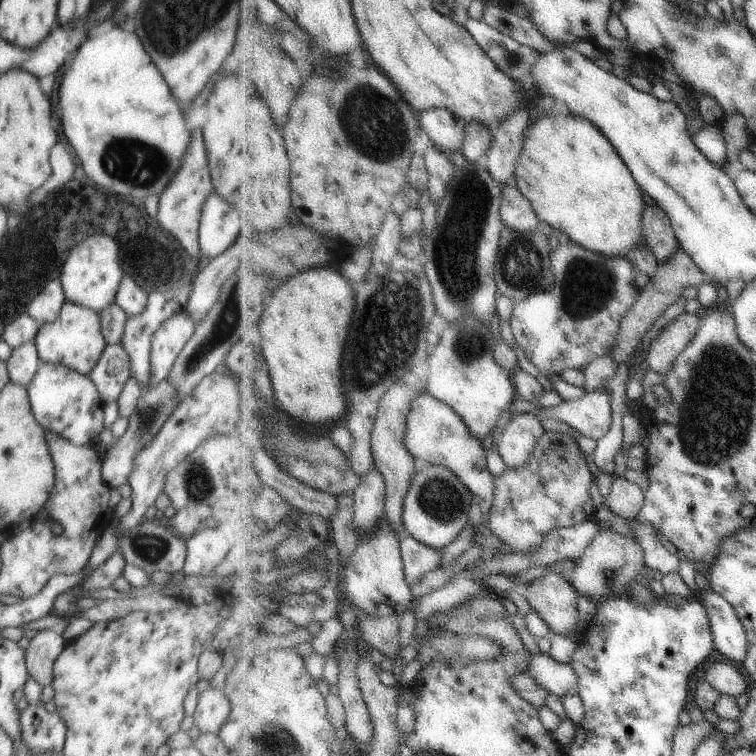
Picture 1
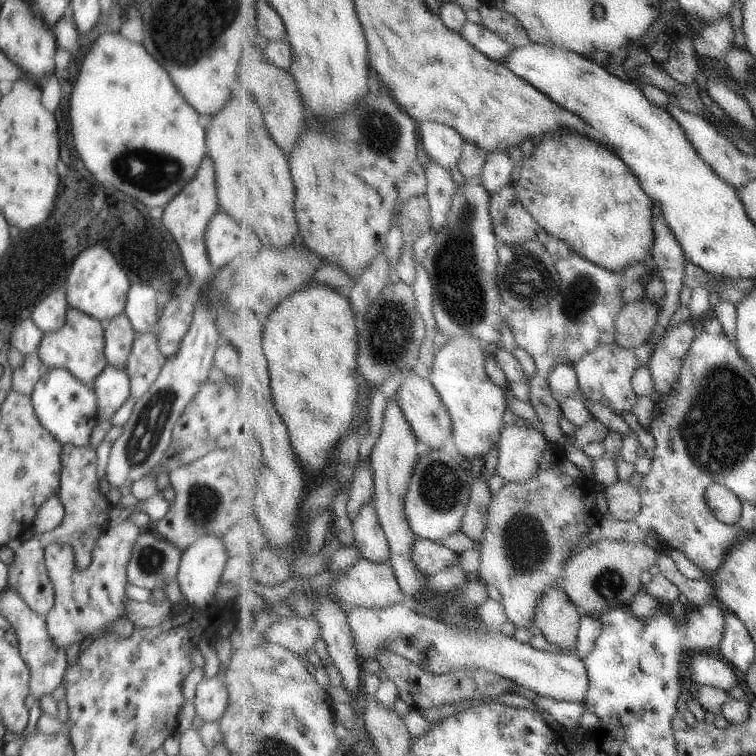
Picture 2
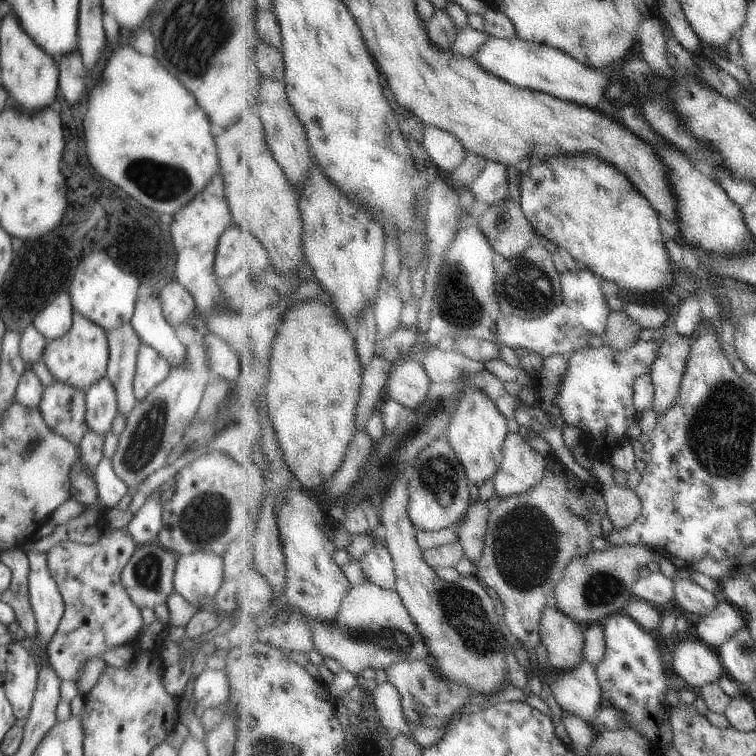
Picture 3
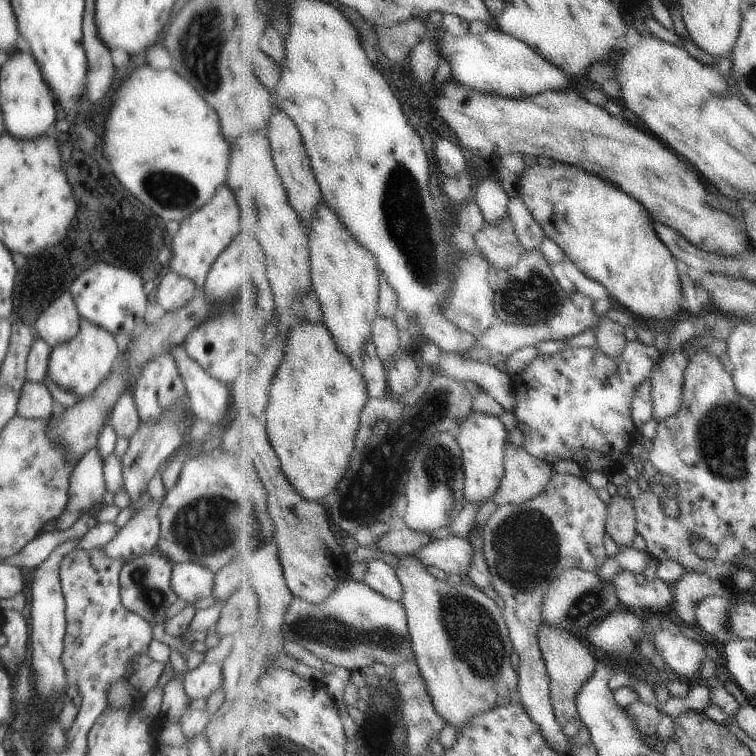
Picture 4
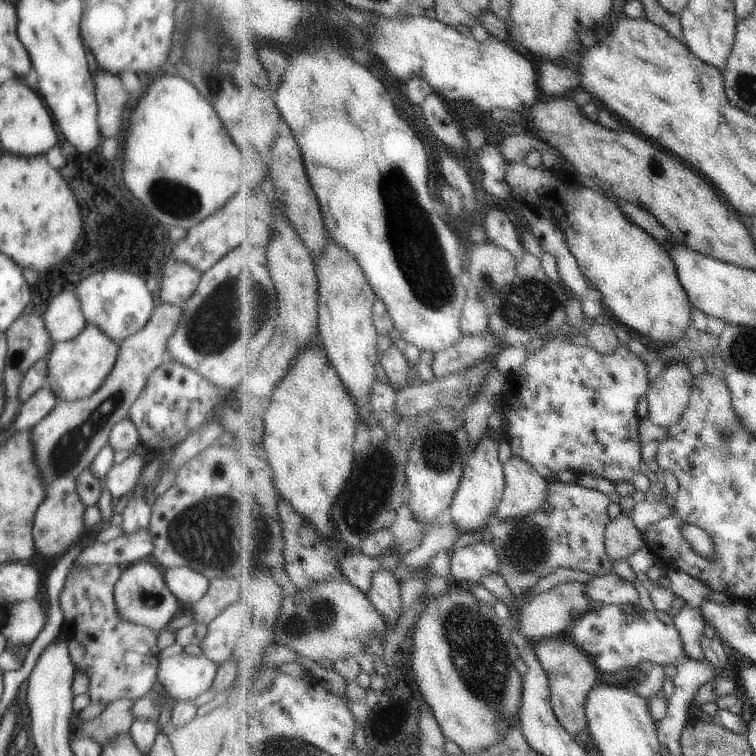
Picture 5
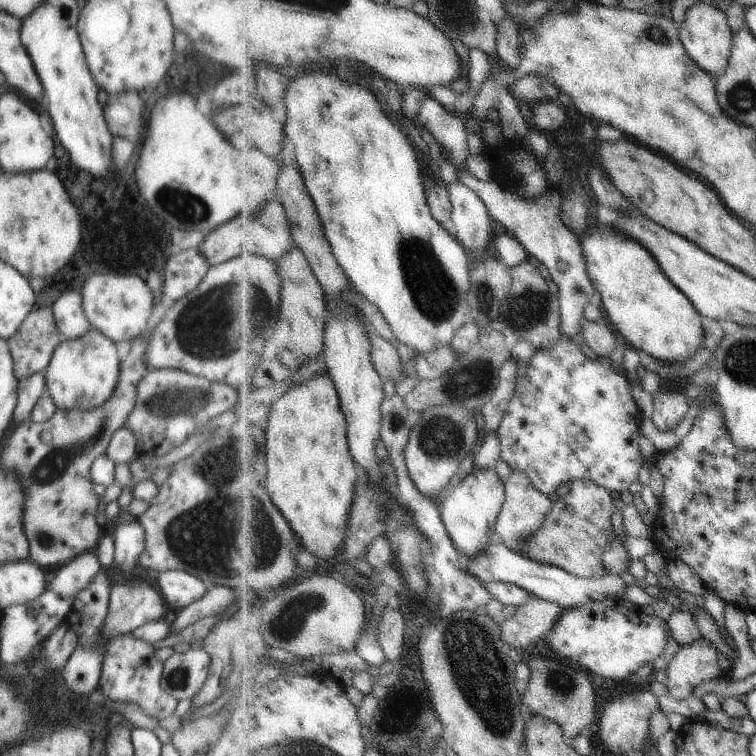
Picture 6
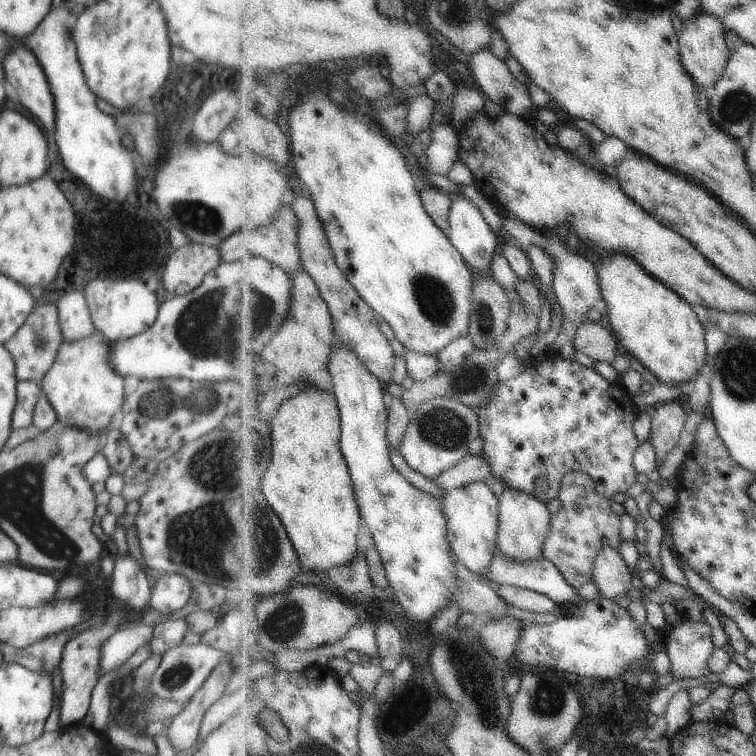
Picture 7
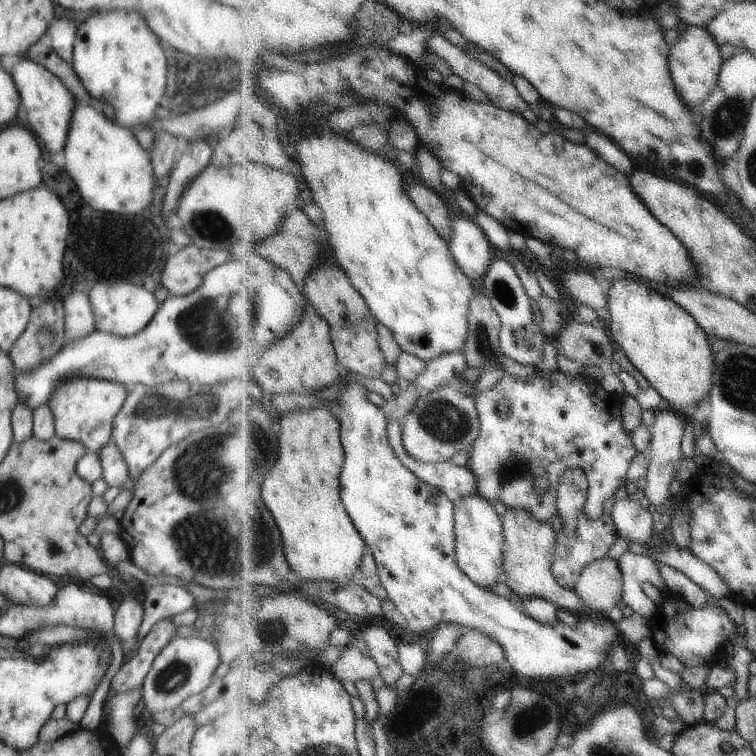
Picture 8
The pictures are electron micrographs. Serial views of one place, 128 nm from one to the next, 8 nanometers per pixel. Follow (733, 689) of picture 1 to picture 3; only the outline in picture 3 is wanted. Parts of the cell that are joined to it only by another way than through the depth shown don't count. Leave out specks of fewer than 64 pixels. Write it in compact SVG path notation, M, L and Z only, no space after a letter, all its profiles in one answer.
M694 635L681 642L675 649L674 666L678 674L691 690L698 691L711 683L717 683L724 674L720 670L718 656L704 646L704 642Z

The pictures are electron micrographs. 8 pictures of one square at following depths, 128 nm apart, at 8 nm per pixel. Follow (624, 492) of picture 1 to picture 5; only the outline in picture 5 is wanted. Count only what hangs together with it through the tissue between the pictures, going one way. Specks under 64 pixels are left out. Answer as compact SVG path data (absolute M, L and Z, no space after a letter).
M622 512L618 518L611 518L607 530L607 548L614 561L629 561L644 546L648 546L647 534L638 528L633 516Z

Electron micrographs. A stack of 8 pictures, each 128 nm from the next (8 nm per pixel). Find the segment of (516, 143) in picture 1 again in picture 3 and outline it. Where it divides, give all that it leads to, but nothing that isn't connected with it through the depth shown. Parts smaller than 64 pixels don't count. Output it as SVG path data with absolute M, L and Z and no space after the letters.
M490 161L482 175L473 185L475 197L489 207L501 204L509 197L509 166L502 162Z

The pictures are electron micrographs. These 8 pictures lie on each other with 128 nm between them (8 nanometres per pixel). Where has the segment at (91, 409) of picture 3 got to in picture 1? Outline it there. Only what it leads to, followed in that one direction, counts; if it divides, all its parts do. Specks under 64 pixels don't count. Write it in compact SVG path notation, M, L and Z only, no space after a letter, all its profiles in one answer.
M122 344L108 345L89 378L103 403L117 402L131 376L130 360Z

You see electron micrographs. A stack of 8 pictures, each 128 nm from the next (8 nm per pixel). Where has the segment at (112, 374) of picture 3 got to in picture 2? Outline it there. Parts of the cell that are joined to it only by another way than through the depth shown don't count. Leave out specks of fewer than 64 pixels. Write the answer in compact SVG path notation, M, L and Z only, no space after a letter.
M124 313L104 325L104 353L108 365L126 368L135 336L132 324Z

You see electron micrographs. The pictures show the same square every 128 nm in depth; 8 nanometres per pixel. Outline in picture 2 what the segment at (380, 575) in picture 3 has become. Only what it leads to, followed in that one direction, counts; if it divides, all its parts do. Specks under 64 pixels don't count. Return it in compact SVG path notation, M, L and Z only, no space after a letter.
M374 501L363 509L361 516L354 521L353 527L356 544L366 559L379 564L391 562L391 543L381 526Z

